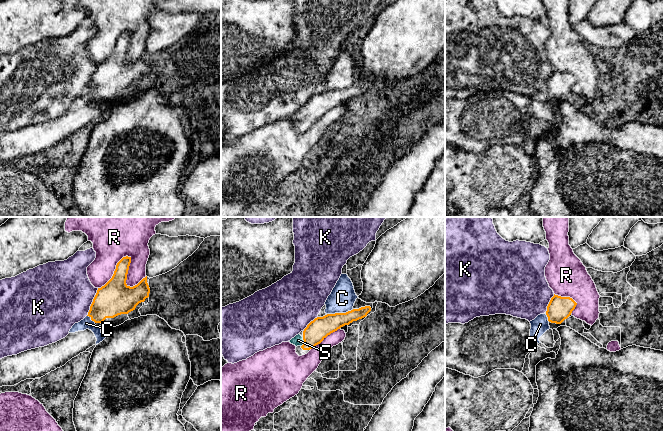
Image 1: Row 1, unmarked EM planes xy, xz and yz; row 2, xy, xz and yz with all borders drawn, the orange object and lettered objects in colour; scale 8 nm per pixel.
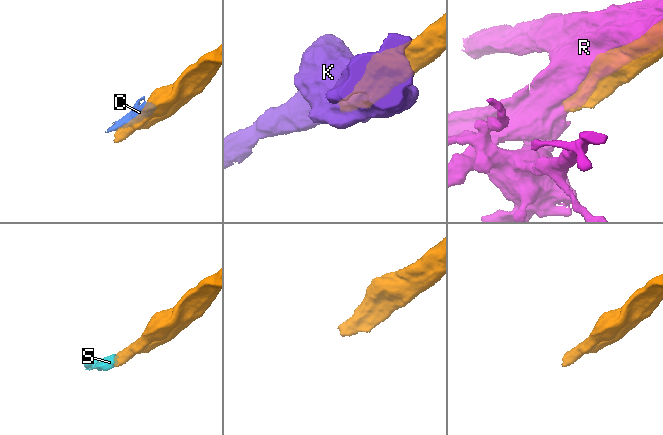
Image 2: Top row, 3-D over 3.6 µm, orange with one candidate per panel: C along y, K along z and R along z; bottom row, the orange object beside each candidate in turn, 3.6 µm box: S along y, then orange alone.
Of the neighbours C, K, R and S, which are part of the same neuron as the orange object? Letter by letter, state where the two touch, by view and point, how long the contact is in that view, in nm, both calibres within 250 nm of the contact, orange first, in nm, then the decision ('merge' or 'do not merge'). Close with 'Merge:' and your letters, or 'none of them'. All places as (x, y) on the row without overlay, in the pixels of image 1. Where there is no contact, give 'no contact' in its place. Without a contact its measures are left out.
C: xz (339, 89) | 200 nm | 170/200 nm | do not merge
K: xy (92, 78) | 240 nm | 280/480 nm | do not merge
R: xy (130, 36) | 400 nm | 170/300 nm | do not merge
S: xz (304, 118) | 80 nm | 170/80 nm | merge
Merge: S

